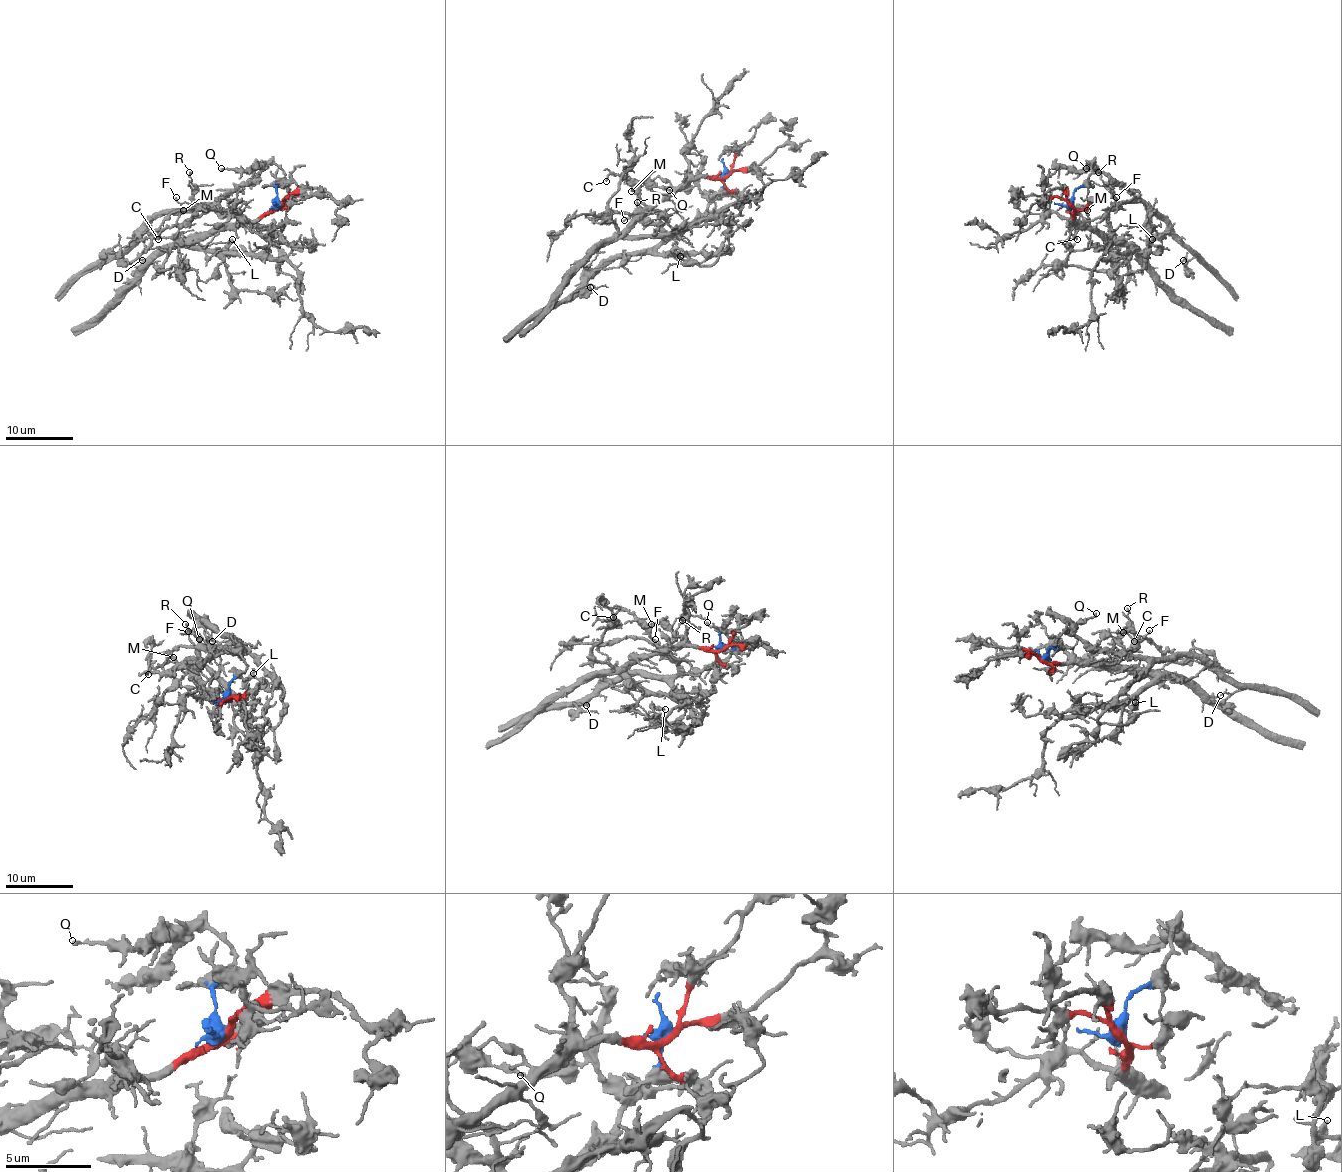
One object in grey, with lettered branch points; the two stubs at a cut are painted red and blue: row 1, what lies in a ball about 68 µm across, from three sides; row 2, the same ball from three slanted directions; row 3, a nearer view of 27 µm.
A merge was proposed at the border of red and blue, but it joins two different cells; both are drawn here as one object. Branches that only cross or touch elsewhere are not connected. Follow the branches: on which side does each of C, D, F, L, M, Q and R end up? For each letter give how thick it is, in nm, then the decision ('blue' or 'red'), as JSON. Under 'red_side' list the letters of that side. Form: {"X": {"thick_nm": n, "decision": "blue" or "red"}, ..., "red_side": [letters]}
{"C": {"thick_nm": 150, "decision": "blue"}, "D": {"thick_nm": 90, "decision": "blue"}, "F": {"thick_nm": 130, "decision": "blue"}, "L": {"thick_nm": 320, "decision": "blue"}, "M": {"thick_nm": 200, "decision": "blue"}, "Q": {"thick_nm": 180, "decision": "blue"}, "R": {"thick_nm": 180, "decision": "blue"}, "red_side": []}

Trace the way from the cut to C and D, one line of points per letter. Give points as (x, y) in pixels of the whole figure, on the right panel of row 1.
C: (1071, 203), (1072, 193), (1093, 164), (1133, 197), (1096, 219), (1071, 227), (1071, 232), (1077, 239)
D: (1071, 203), (1072, 193), (1094, 164), (1149, 210), (1154, 210), (1193, 256), (1188, 261), (1182, 259)

